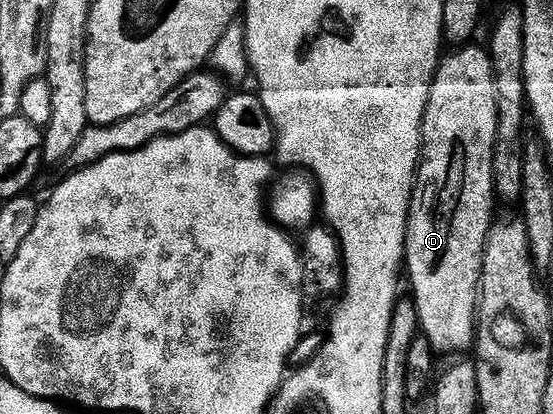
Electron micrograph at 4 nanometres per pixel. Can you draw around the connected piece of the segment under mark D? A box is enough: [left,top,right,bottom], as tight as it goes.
[403,44,497,352]

